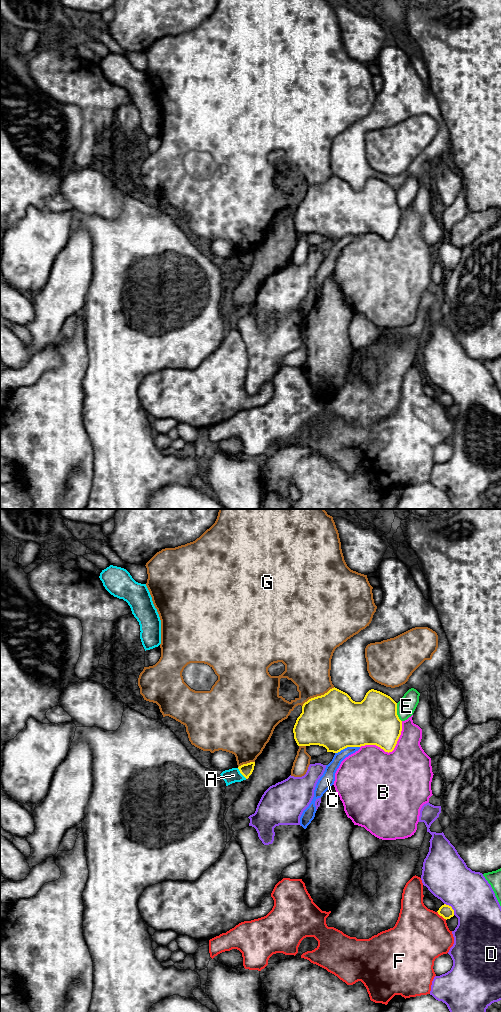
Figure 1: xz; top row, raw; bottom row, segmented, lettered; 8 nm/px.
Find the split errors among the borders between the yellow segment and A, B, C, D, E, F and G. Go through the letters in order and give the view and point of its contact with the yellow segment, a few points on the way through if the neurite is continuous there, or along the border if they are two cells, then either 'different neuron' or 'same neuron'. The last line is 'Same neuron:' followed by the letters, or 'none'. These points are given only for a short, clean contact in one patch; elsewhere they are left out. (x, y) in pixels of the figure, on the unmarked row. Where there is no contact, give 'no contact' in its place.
A: contact xz (241, 261); border xz (237, 256), (246, 266); different neuron
B: contact xz (390, 239); different neuron
C: contact xz (347, 234); different neuron
D: contact xz (451, 395); different neuron
E: contact xz (396, 200); different neuron
F: contact xz (441, 403); different neuron
G: contact xz (317, 184); different neuron
Same neuron: none

